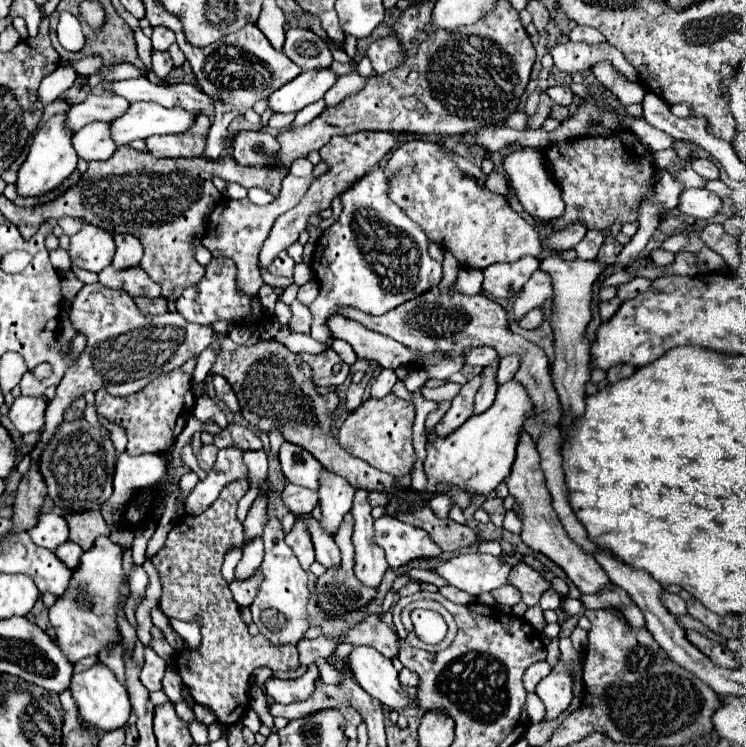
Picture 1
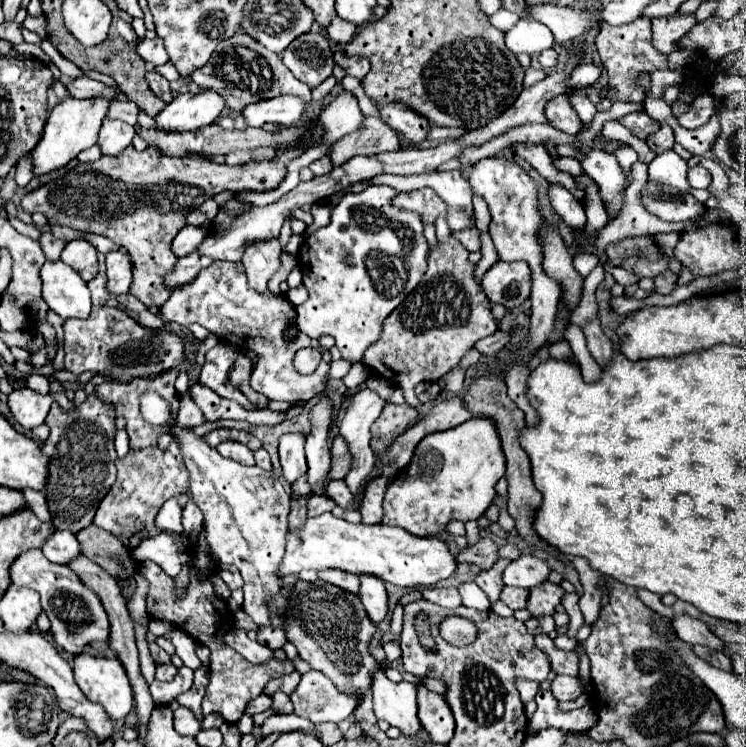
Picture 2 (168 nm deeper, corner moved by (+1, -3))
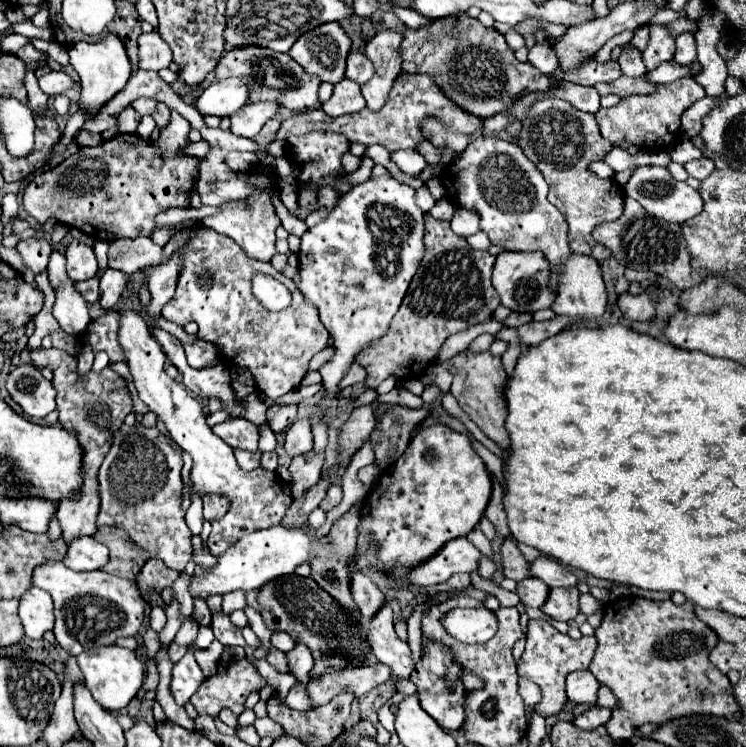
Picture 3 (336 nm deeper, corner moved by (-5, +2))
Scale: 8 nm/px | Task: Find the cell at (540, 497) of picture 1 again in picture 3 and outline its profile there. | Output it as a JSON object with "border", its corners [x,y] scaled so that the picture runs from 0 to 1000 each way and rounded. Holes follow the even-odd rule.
{"border":[[[657,471],[635,474],[635,477],[622,477],[614,474],[609,477],[609,511],[606,511],[606,530],[614,535],[617,546],[633,560],[633,565],[654,584],[660,586],[673,602],[684,597],[681,578],[676,573],[678,557],[681,557],[681,541],[678,541],[678,514],[681,514],[681,501],[673,493],[670,477],[660,477]]]}

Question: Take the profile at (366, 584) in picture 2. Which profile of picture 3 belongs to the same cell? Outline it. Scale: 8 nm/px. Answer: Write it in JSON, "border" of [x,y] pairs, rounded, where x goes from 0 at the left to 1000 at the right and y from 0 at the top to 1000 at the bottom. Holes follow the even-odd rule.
{"border":[[[515,806],[504,825],[493,833],[491,851],[496,873],[507,881],[507,886],[525,894],[525,908],[544,908],[552,902],[555,886],[550,881],[550,867],[544,859],[536,859],[528,846],[528,819],[520,806]]]}

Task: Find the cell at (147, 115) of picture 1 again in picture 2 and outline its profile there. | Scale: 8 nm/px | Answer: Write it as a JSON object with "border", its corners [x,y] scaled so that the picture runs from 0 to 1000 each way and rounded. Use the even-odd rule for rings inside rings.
{"border":[[[247,124],[239,127],[228,141],[223,141],[223,146],[212,157],[206,157],[206,162],[212,173],[220,175],[260,175],[265,170],[287,165],[300,146],[303,135],[292,124]]]}

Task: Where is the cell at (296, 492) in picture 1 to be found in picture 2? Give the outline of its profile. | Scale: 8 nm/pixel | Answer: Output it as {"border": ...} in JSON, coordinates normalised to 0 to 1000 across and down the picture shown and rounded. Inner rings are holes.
{"border":[[[416,663],[413,665],[413,692],[440,687],[448,679],[450,679],[450,673],[442,665],[432,665],[432,663]]]}

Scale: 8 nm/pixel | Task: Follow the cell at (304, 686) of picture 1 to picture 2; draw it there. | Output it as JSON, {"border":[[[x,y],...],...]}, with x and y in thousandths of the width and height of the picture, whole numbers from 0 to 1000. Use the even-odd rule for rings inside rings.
{"border":[[[416,896],[405,904],[405,912],[399,922],[389,930],[389,936],[394,941],[394,954],[399,960],[416,963],[418,968],[453,968],[475,954],[485,930],[458,928],[434,901]]]}

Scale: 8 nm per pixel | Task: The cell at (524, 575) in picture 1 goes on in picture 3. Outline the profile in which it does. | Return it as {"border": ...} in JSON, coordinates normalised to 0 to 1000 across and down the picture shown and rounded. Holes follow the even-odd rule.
{"border":[[[740,787],[727,817],[743,830],[761,833],[775,822],[775,798],[772,787]]]}

